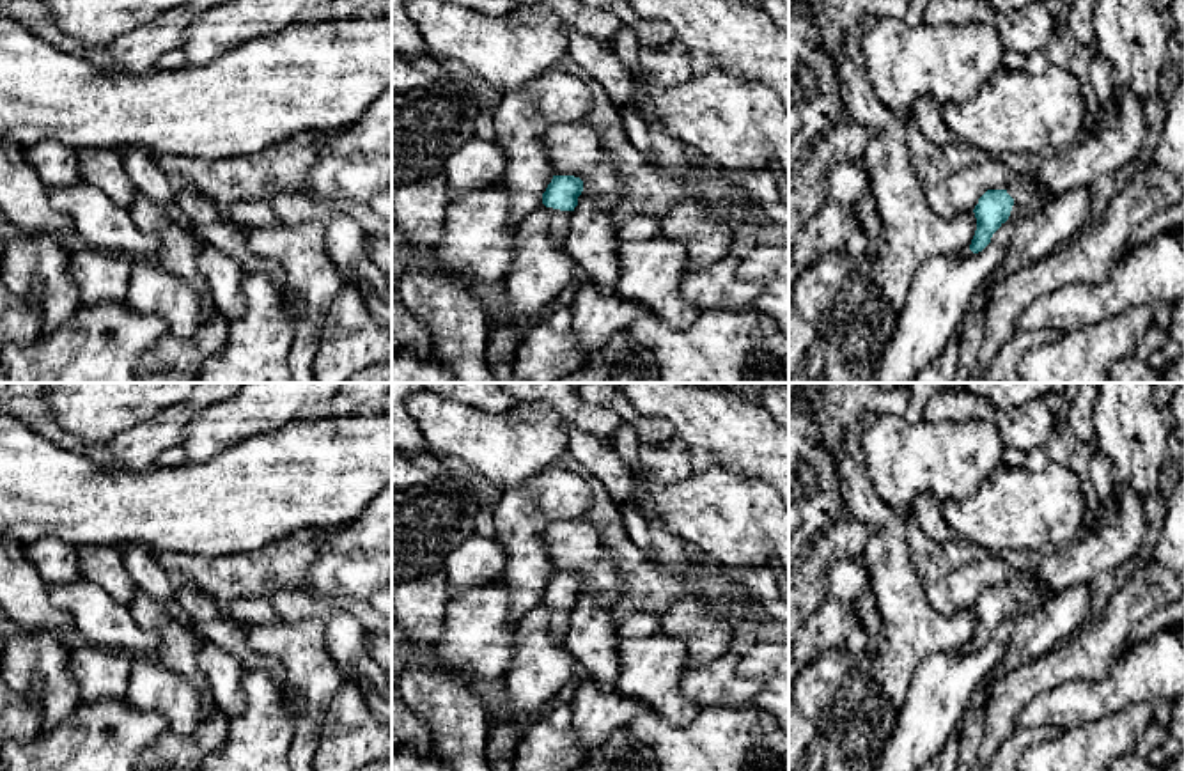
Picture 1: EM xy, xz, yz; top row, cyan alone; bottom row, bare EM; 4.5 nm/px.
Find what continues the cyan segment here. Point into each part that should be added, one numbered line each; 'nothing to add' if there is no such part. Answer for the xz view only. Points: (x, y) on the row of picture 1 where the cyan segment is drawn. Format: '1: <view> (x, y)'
1: xz (559, 220)

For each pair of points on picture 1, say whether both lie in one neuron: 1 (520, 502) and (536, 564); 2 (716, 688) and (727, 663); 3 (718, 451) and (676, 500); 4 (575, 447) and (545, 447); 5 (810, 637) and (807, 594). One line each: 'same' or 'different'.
1: same
2: same
3: different
4: different
5: different

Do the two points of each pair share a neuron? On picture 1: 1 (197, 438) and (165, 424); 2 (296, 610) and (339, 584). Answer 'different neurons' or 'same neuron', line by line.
1: different neurons
2: different neurons

